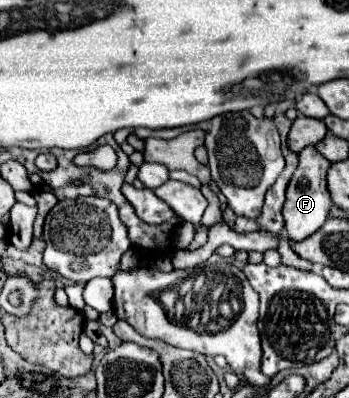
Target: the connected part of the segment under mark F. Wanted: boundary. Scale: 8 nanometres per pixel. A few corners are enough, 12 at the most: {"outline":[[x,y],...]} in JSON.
{"outline":[[315,146],[299,166],[283,204],[293,242],[325,224],[333,206],[325,182],[329,164]]}

